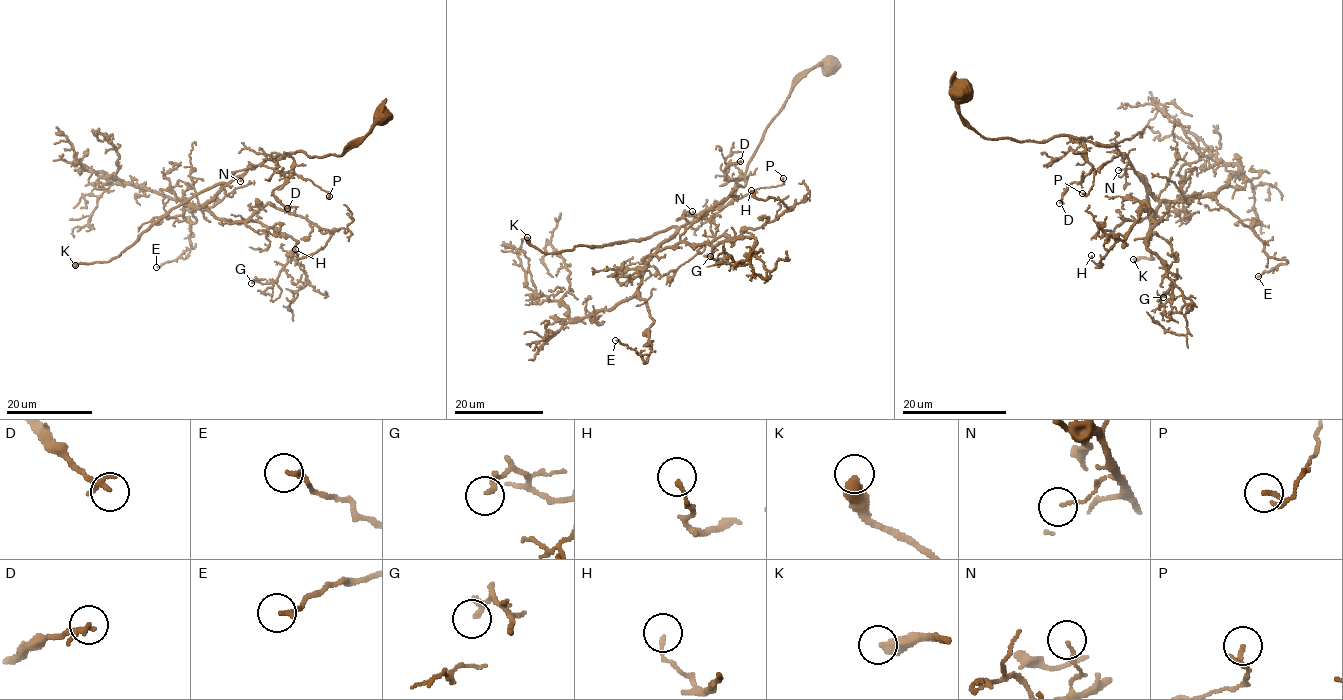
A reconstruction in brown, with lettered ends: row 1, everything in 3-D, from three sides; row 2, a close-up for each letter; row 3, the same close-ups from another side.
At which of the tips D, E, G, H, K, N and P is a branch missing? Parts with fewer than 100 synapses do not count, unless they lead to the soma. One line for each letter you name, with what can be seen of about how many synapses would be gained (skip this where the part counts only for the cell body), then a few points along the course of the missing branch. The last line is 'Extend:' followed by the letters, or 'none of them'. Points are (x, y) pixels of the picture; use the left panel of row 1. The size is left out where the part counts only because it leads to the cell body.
K: 250 syn | (75, 265), (70, 270), (77, 267), (89, 192), (66, 162), (54, 174), (20, 160), (38, 145), (37, 122)
Extend: K

